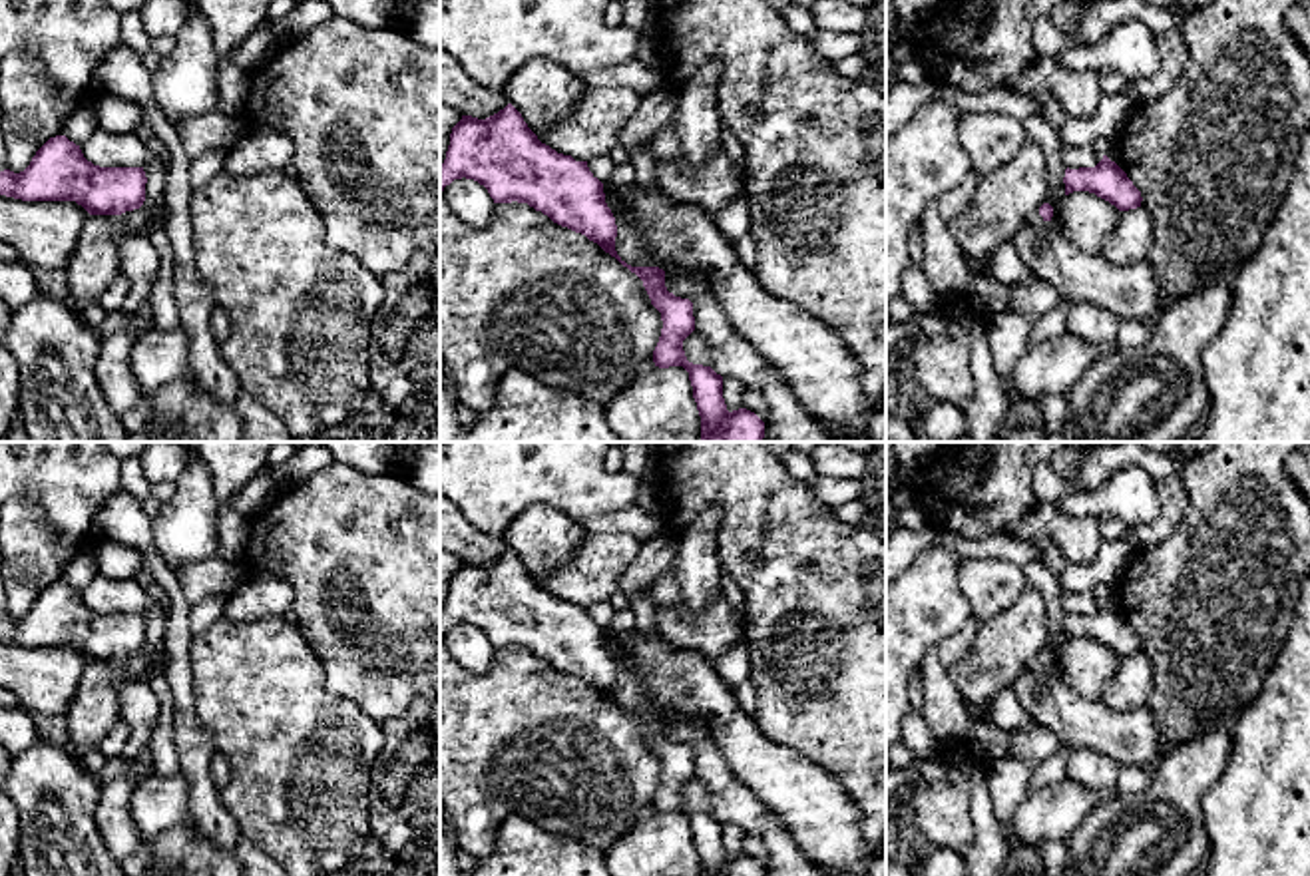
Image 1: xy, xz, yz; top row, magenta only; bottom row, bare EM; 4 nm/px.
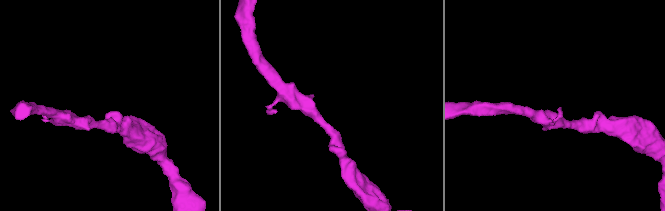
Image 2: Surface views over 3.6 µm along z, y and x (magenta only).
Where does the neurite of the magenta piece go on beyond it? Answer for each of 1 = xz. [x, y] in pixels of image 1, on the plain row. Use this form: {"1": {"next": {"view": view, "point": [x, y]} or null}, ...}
{"1": {"next": null}}

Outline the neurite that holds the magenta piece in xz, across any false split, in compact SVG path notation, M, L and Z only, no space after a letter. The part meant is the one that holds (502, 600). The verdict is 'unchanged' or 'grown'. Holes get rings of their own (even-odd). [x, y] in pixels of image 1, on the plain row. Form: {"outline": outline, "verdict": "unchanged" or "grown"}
{"outline": "M508 549L486 565L462 561L452 573L440 611L440 639L462 623L484 631L494 649L528 649L553 669L585 681L643 727L663 766L653 808L689 818L701 876L764 876L755 858L727 856L721 820L687 806L683 786L695 776L693 749L667 737L663 715L631 713L617 701L615 663L605 649L603 629L589 617L587 607L575 607L542 589Z", "verdict": "unchanged"}

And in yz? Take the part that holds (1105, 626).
{"outline": "M1107 601L1095 613L1065 615L1065 641L1073 637L1089 637L1109 647L1119 657L1141 653L1141 637L1127 619Z", "verdict": "unchanged"}

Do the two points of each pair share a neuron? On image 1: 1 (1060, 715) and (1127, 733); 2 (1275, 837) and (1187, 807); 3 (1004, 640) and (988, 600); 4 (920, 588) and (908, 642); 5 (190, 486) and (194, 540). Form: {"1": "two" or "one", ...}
{"1": "one", "2": "two", "3": "two", "4": "one", "5": "one"}

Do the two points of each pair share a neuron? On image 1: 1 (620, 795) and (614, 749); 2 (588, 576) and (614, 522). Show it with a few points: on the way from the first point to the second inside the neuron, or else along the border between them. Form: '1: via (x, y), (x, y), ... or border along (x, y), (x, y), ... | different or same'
1: via (614, 783), (614, 761) | same
2: border along (590, 532), (630, 532), (642, 542) | different

